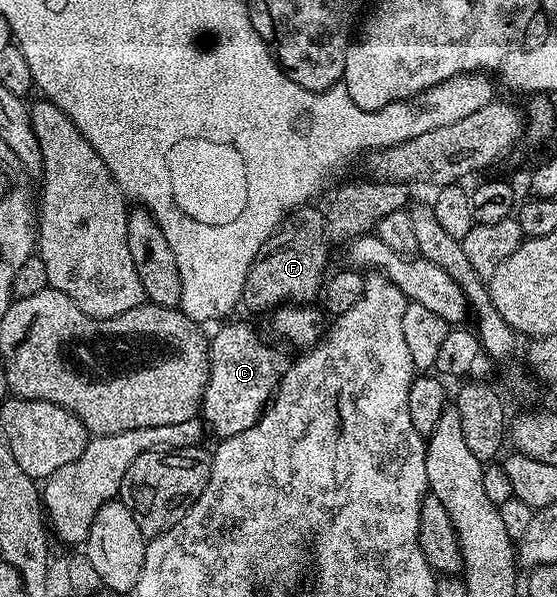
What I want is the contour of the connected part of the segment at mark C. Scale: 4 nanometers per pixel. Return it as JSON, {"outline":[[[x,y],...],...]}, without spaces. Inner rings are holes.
{"outline":[[[227,322],[225,325],[227,327],[222,327],[219,329],[215,335],[211,334],[209,336],[208,342],[210,345],[210,376],[208,377],[208,385],[204,389],[204,397],[202,398],[202,406],[200,408],[200,418],[208,428],[209,434],[210,431],[214,435],[218,435],[219,440],[231,439],[236,433],[244,433],[244,429],[248,429],[252,425],[256,425],[256,421],[263,415],[263,412],[266,410],[269,402],[274,397],[274,393],[277,391],[278,383],[282,380],[283,373],[286,371],[288,366],[288,359],[274,347],[264,343],[260,336],[253,331],[246,323],[230,323]]]}

